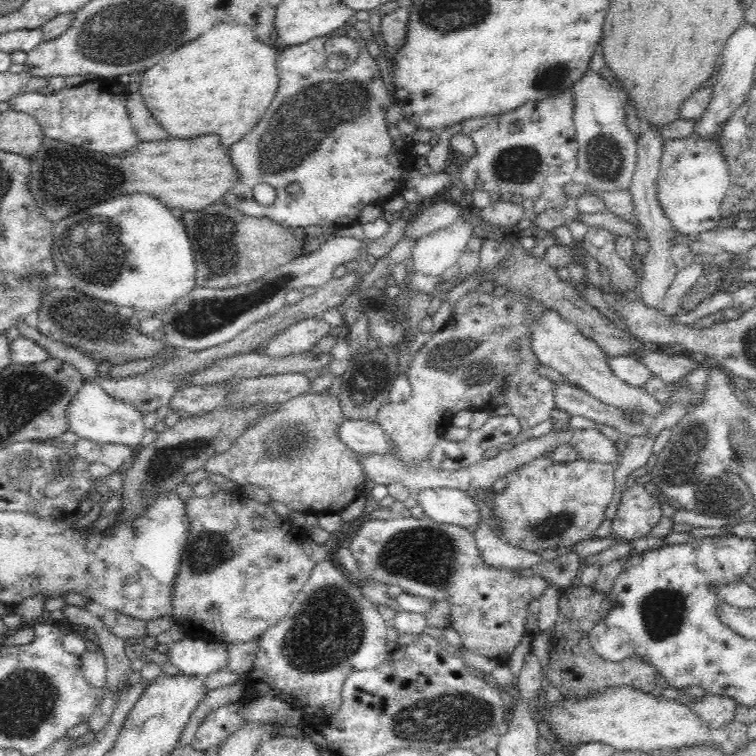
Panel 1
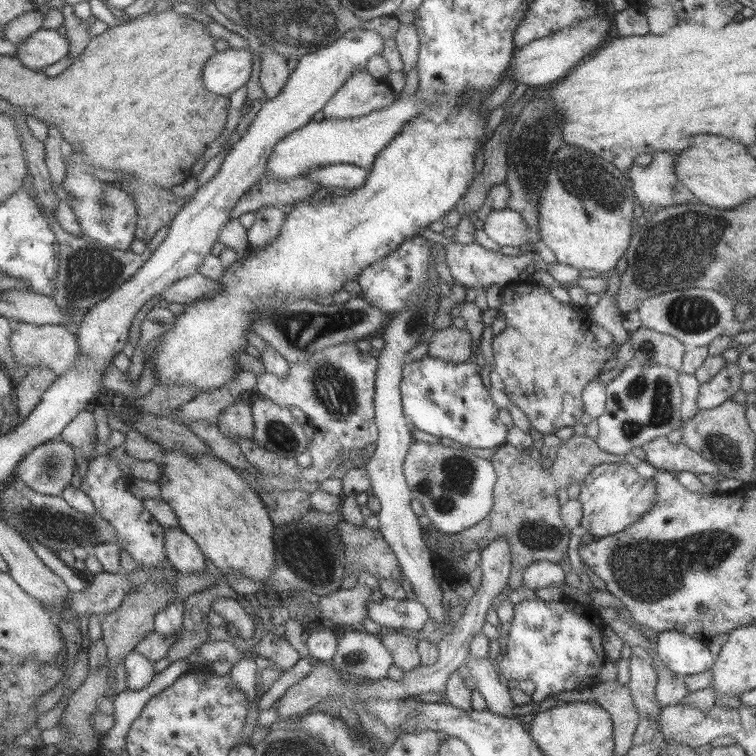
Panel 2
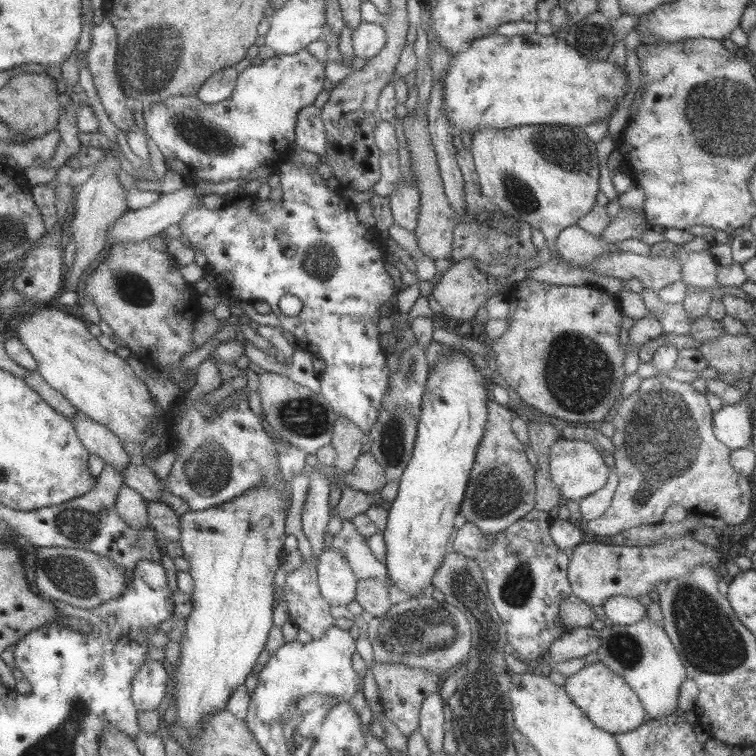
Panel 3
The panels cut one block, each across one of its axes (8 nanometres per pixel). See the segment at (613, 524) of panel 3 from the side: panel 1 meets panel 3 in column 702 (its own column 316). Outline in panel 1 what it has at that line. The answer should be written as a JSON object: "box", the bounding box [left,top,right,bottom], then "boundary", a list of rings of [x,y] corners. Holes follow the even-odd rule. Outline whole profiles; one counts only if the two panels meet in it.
{"box":[205,391,366,515],"boundary":[[[324,391],[320,394],[295,396],[276,406],[272,413],[255,425],[250,425],[227,451],[206,461],[205,470],[208,473],[222,474],[237,482],[241,488],[252,484],[259,486],[268,493],[270,500],[283,502],[291,511],[297,510],[305,515],[342,512],[345,506],[365,492],[366,479],[356,459],[356,446],[347,447],[336,437],[338,424],[343,417],[338,398],[330,397]]]}

